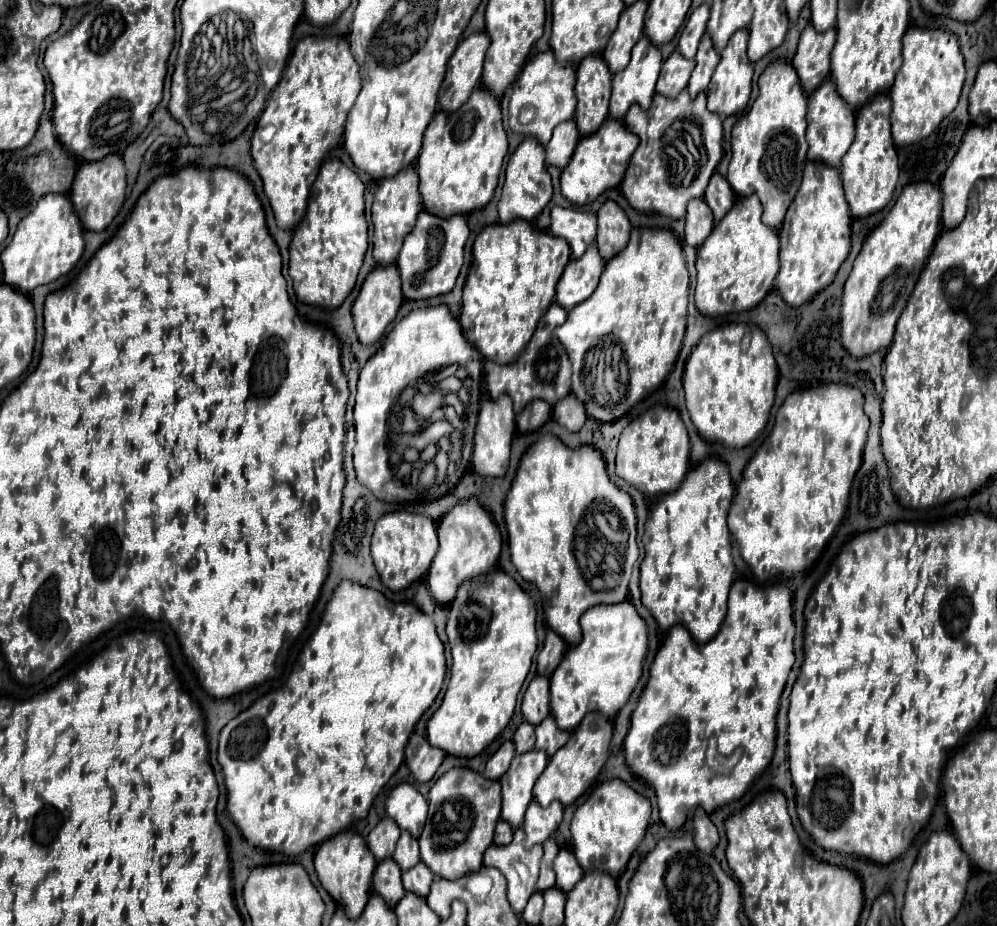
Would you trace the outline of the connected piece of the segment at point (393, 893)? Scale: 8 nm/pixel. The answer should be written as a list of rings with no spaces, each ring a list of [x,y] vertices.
[[[393,860],[379,862],[375,874],[373,874],[373,890],[387,900],[389,908],[395,908],[395,904],[405,896],[405,888],[401,884],[401,870]]]

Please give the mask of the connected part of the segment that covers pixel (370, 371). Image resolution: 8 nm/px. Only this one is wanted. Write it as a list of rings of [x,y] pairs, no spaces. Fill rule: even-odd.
[[[445,304],[423,306],[411,310],[395,328],[387,334],[383,348],[367,360],[359,374],[357,398],[355,398],[355,472],[357,480],[375,492],[379,500],[385,502],[405,502],[405,486],[393,482],[393,474],[389,470],[389,448],[387,448],[387,420],[391,416],[391,408],[401,396],[401,392],[411,386],[417,378],[437,372],[449,364],[463,366],[473,380],[473,406],[479,396],[481,384],[481,368],[483,356],[479,350],[469,344],[463,336],[459,322],[453,318],[451,310]]]

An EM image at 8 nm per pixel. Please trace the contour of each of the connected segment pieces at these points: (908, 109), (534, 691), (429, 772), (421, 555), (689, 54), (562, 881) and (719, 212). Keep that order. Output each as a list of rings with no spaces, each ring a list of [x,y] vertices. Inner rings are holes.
[[[909,28],[903,36],[903,64],[891,88],[891,130],[895,146],[925,140],[957,106],[963,80],[965,64],[955,34],[947,30]]]
[[[535,676],[525,690],[521,712],[525,722],[537,726],[549,716],[549,680],[545,676]]]
[[[413,734],[409,738],[405,750],[405,762],[413,772],[413,776],[417,778],[417,782],[429,782],[435,776],[437,768],[441,766],[443,758],[445,754],[439,748],[433,748],[423,736]]]
[[[389,512],[387,516],[383,516],[383,520],[379,520],[379,524],[375,524],[371,540],[371,558],[381,582],[393,592],[405,590],[413,582],[421,580],[427,574],[435,552],[437,552],[437,524],[423,514]]]
[[[701,4],[699,8],[693,10],[693,14],[689,16],[683,34],[679,38],[679,52],[687,58],[693,60],[697,54],[697,46],[701,36],[705,34],[705,24],[709,20],[709,4]]]
[[[559,850],[555,862],[553,862],[553,870],[557,874],[557,888],[563,890],[563,892],[569,892],[581,878],[583,878],[583,870],[581,866],[577,864],[573,852],[569,850]]]
[[[719,174],[711,176],[711,182],[705,192],[705,202],[713,210],[715,222],[719,222],[731,210],[735,198],[733,198],[733,190],[731,190],[729,182],[723,176],[719,176]]]

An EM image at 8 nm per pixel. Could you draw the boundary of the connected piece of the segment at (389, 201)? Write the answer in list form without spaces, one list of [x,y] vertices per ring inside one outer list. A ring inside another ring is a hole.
[[[409,166],[399,174],[381,180],[377,186],[371,212],[373,212],[373,258],[379,266],[389,266],[397,262],[403,240],[411,232],[419,212],[423,210],[417,184],[419,184],[419,176],[415,168]]]

